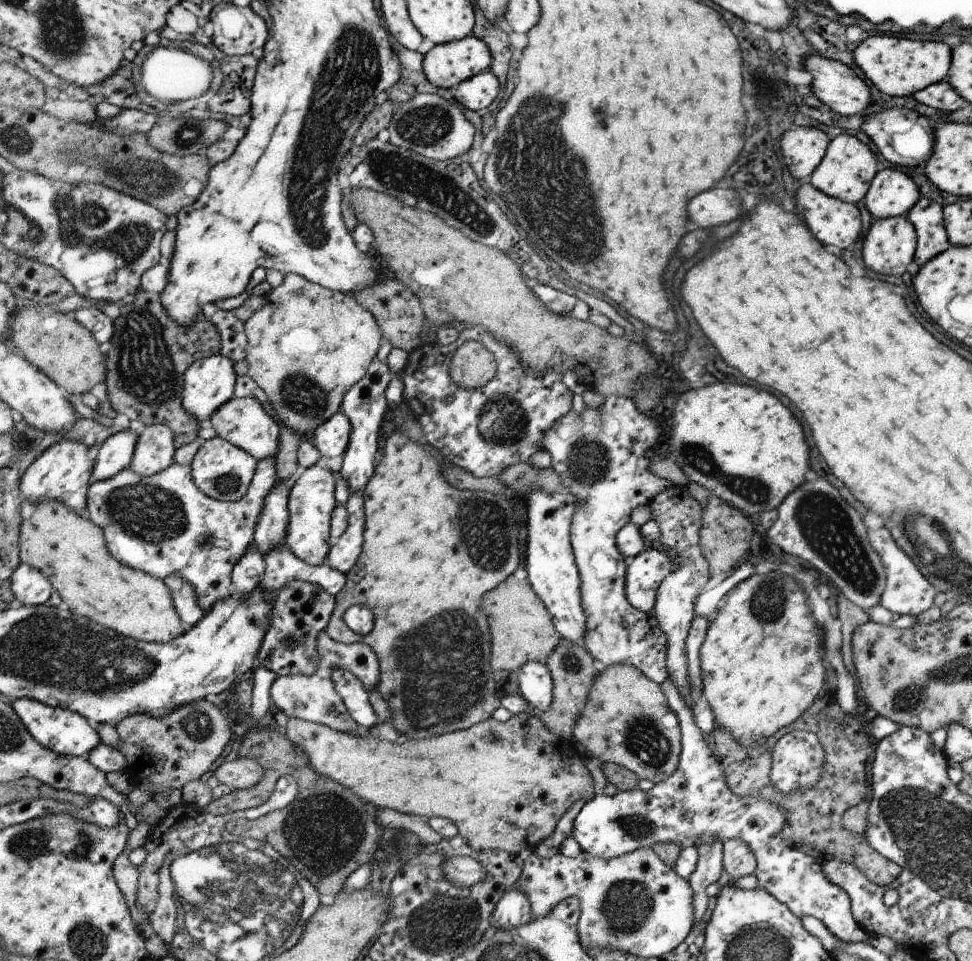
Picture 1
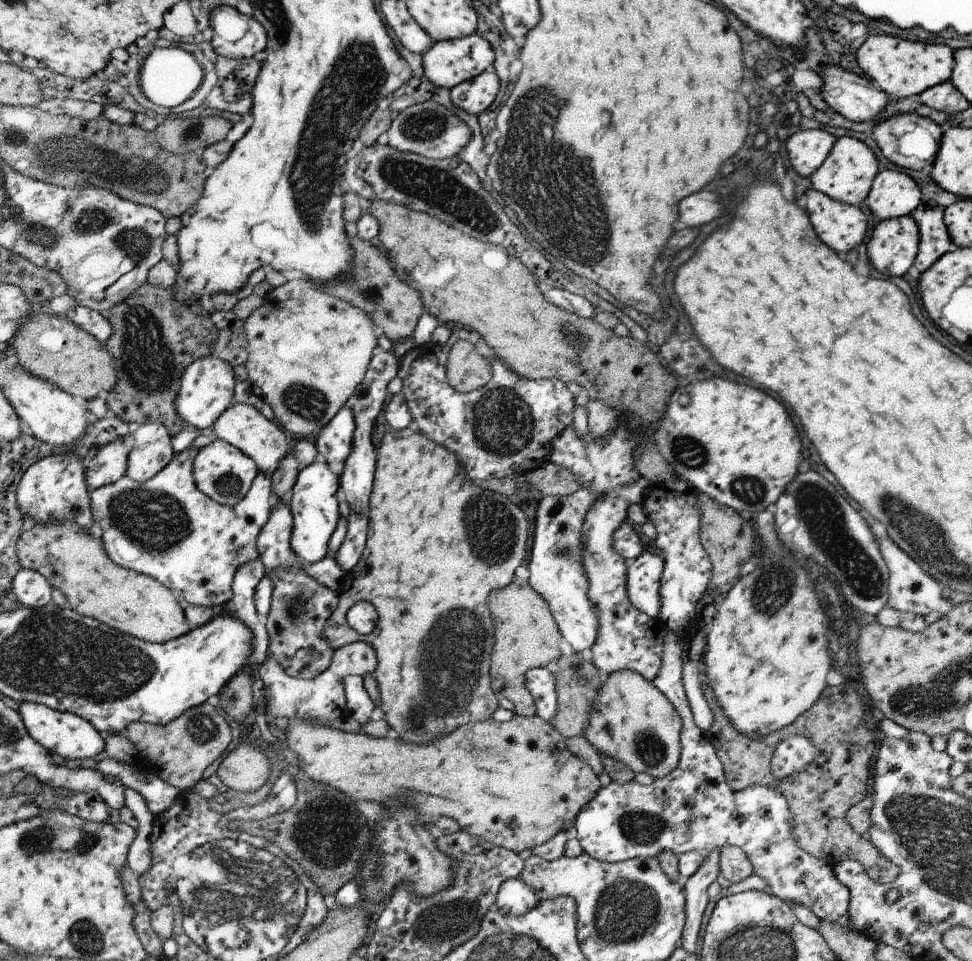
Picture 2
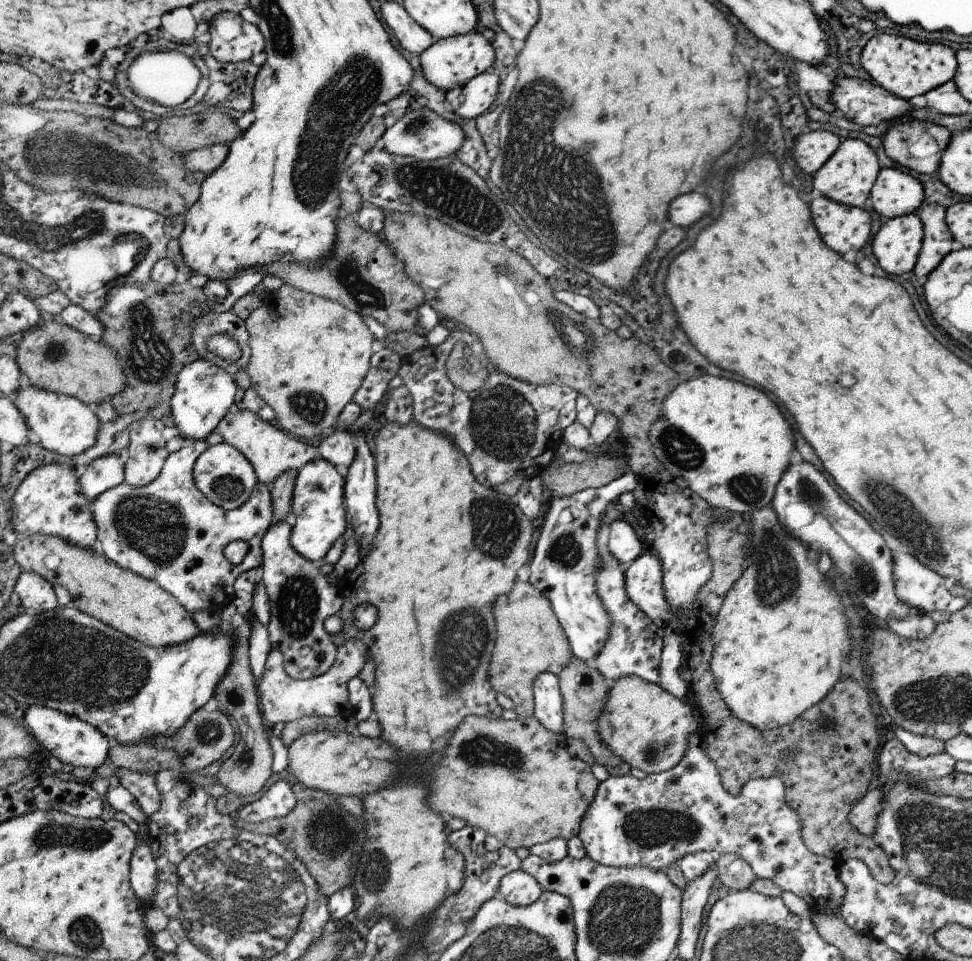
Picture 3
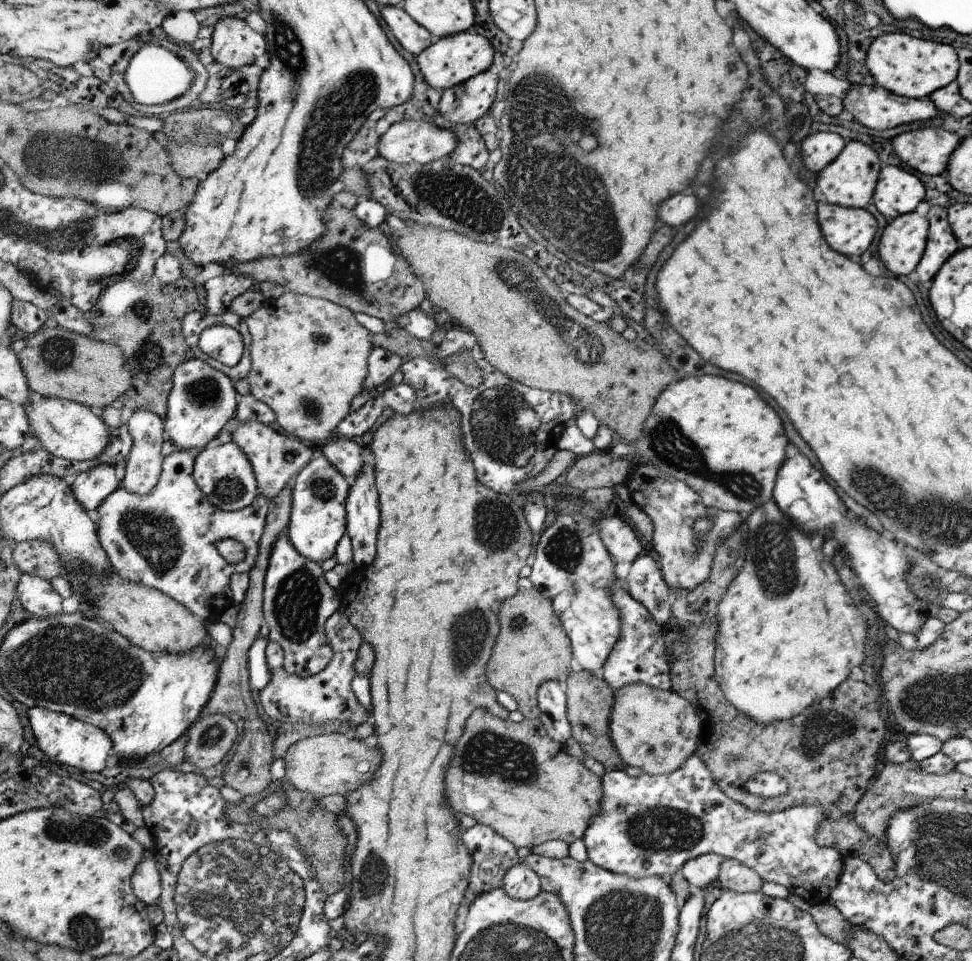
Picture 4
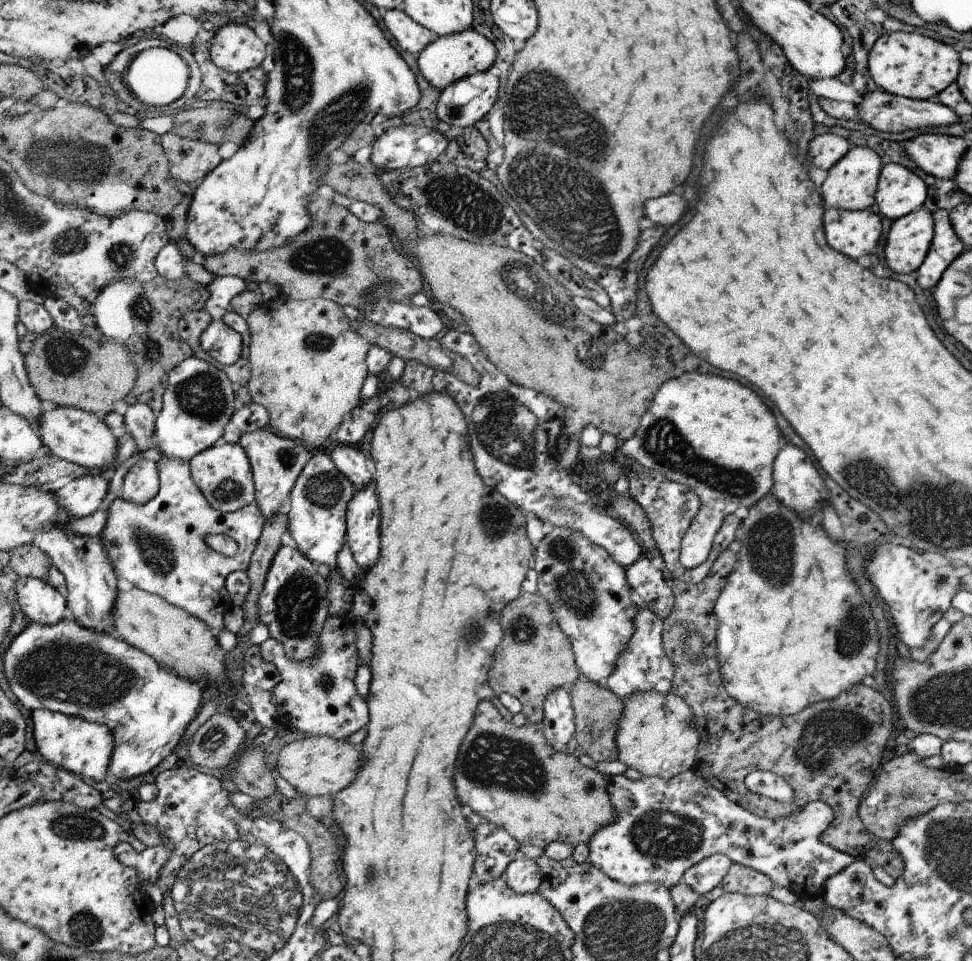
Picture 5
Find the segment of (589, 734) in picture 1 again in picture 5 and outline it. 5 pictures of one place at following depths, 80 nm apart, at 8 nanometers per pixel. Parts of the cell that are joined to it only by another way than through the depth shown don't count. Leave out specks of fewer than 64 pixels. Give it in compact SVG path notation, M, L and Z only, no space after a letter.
M640 692L623 699L624 712L620 716L616 745L619 761L628 769L635 769L646 778L670 780L696 766L699 737L691 706L676 692Z

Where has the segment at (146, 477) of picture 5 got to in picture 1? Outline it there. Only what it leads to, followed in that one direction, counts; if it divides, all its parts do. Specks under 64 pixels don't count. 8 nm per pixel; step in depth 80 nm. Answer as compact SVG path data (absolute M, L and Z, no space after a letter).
M147 426L148 429L139 435L136 448L134 450L134 458L131 461L130 468L135 470L138 474L149 477L164 469L167 469L174 463L174 434L168 426Z

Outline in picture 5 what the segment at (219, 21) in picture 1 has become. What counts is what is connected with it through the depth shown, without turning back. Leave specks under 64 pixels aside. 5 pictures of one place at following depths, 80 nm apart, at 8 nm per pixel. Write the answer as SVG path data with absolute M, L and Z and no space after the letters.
M232 22L222 26L211 44L212 63L224 72L238 74L260 68L266 57L264 42L244 23Z

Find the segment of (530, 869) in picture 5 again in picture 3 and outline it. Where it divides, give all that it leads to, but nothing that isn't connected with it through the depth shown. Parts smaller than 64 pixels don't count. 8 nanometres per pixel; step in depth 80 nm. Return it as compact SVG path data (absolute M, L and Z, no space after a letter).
M519 869L504 876L499 885L498 896L512 906L529 906L537 902L542 894L542 888L536 878Z

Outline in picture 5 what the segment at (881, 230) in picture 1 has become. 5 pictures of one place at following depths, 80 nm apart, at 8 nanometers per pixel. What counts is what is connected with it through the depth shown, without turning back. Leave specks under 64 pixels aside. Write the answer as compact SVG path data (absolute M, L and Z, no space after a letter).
M914 210L893 225L886 238L884 258L896 274L918 271L926 260L935 238L934 214L926 210Z

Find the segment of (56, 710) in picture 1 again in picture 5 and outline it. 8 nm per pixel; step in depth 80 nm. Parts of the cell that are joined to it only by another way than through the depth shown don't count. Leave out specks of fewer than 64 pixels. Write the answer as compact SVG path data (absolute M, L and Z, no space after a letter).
M36 709L33 712L33 721L38 753L47 761L80 776L92 778L92 781L106 780L112 746L115 746L112 732L107 725L49 709Z

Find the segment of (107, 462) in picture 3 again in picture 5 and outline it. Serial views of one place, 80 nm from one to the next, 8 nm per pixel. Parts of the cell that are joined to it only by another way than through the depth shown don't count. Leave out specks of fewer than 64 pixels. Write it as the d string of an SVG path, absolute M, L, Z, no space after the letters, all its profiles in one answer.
M86 474L61 490L54 491L62 510L70 510L74 519L81 519L100 510L108 496L109 481L101 474Z

